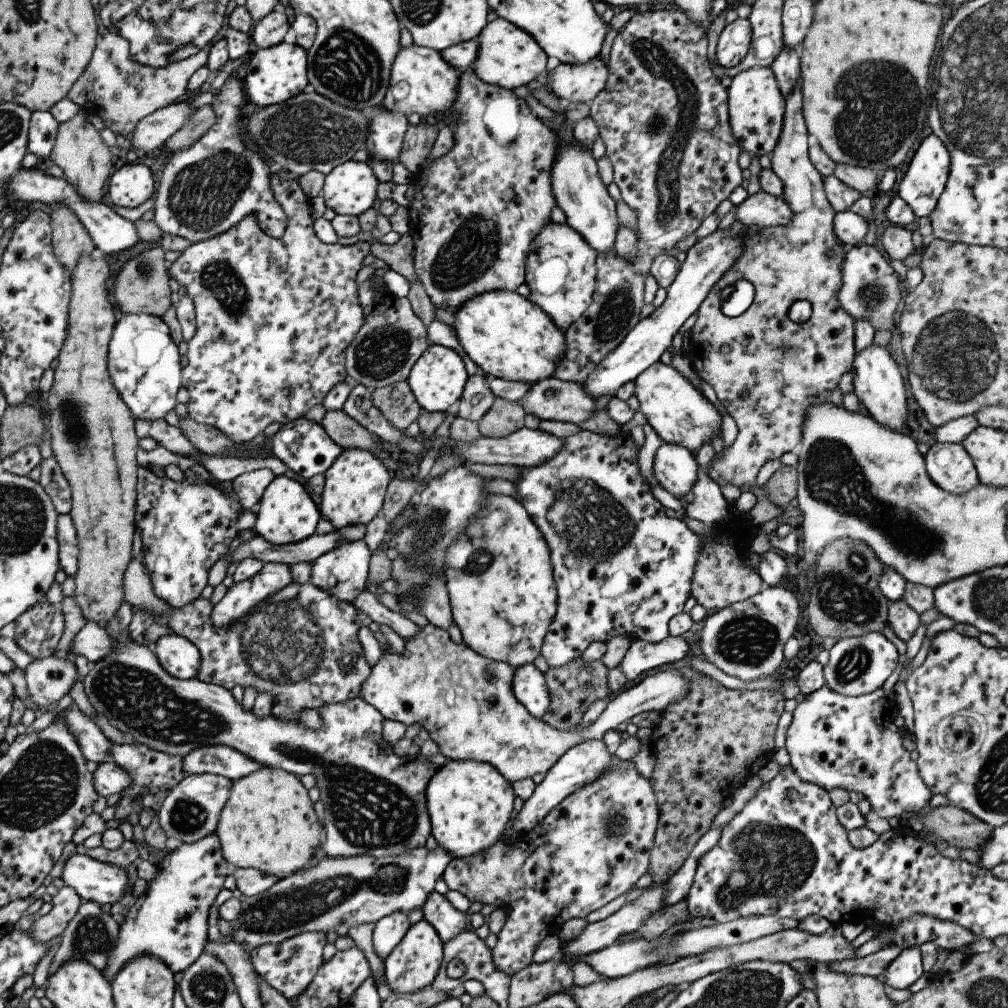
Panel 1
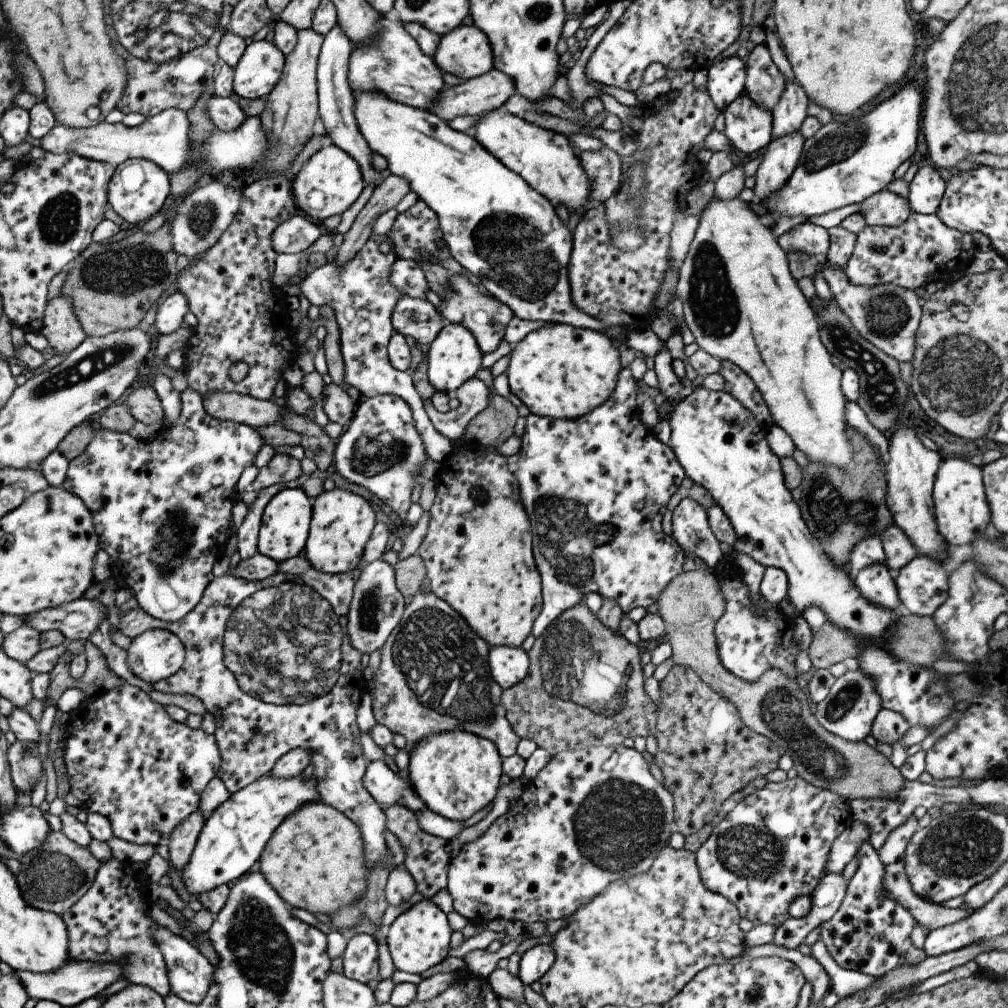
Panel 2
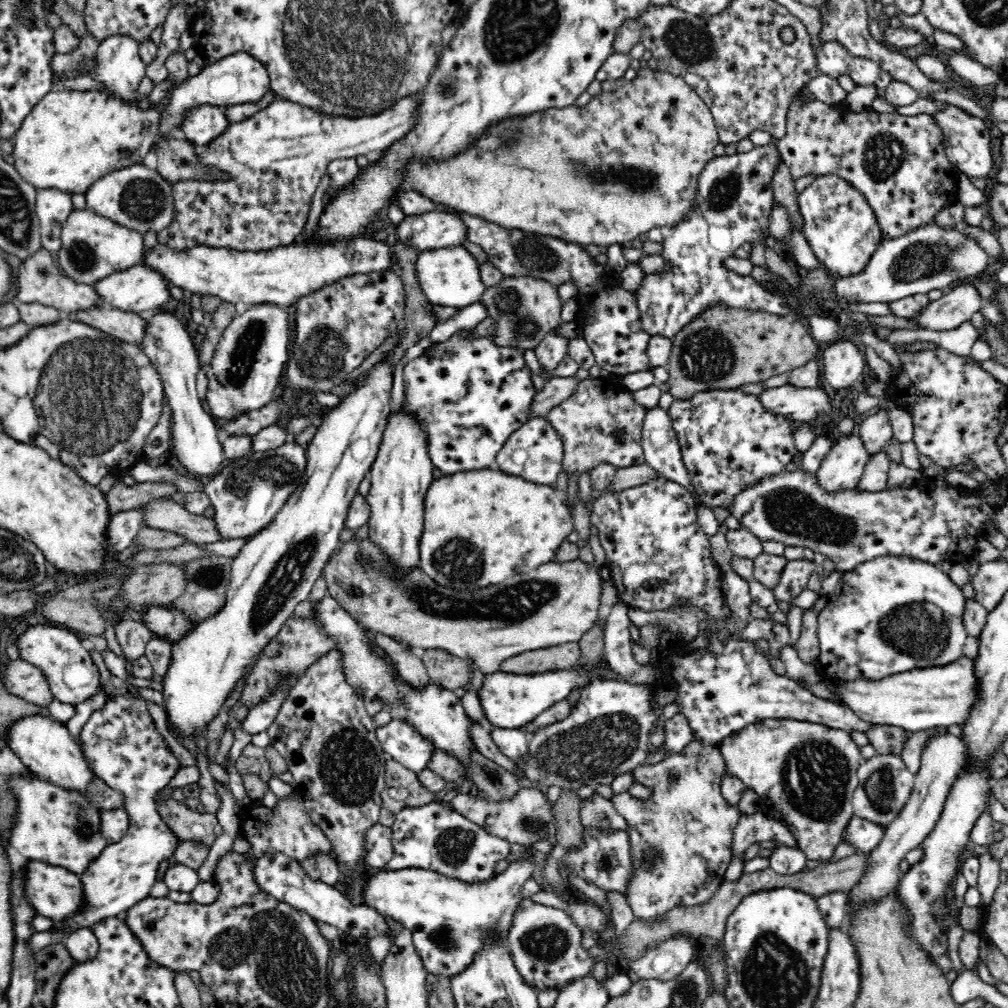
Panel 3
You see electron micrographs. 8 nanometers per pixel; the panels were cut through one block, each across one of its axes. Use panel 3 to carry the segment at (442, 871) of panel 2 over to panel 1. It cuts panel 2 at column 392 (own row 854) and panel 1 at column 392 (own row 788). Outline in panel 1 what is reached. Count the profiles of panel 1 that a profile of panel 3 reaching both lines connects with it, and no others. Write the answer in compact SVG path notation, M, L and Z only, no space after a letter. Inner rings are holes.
M124 600L114 618L104 626L115 639L116 645L102 660L90 664L89 673L81 678L89 703L95 708L95 712L104 715L114 728L124 734L132 734L137 743L170 756L184 758L201 746L226 745L243 752L263 766L282 769L297 774L299 778L303 774L314 774L316 784L321 790L319 799L325 806L322 842L325 856L372 855L374 858L382 858L425 846L431 835L426 787L438 768L427 763L427 758L421 754L396 756L392 751L393 746L382 737L382 721L385 718L374 706L361 697L332 706L324 705L318 709L324 726L315 731L306 727L300 720L280 721L271 714L258 717L252 711L245 712L226 688L202 682L196 677L180 679L162 668L150 645L130 637L128 626L134 614L133 606Z

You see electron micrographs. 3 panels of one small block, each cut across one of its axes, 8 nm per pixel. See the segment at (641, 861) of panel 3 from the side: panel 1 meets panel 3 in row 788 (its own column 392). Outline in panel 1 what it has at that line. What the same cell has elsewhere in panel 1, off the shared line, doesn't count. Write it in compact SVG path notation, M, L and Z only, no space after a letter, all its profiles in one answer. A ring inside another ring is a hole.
M373 624L372 632L382 644L382 654L371 668L371 673L361 686L361 698L371 704L388 720L397 720L407 727L420 724L428 731L428 736L439 748L439 753L452 760L475 760L491 764L510 784L534 776L537 772L547 773L557 760L573 746L592 739L603 739L604 733L616 728L621 722L630 720L640 712L662 712L671 702L680 700L688 691L688 685L680 670L658 672L647 676L639 684L630 686L613 700L607 701L607 707L600 717L588 728L572 727L567 731L559 731L542 719L537 719L524 708L513 693L514 668L509 664L495 661L480 653L474 652L464 643L457 644L450 639L448 631L426 624L423 629L405 640L403 653L392 653L389 644L381 635L379 626Z

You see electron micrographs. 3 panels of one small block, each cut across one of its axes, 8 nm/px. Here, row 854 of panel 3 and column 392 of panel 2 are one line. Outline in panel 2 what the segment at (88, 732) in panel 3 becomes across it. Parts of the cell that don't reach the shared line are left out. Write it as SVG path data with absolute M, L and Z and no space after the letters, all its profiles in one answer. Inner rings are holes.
M354 91L355 106L353 113L357 122L358 130L367 140L372 152L378 152L386 158L388 168L395 175L401 176L410 182L410 188L417 193L419 200L424 201L438 216L439 225L443 232L444 240L447 242L447 248L452 255L452 258L459 262L466 270L469 270L480 278L479 286L489 290L492 297L498 299L501 303L509 306L512 312L522 320L544 320L555 323L564 323L572 325L576 328L592 329L606 334L607 324L600 319L584 314L581 310L575 308L568 278L568 263L573 249L573 235L570 230L558 218L556 211L549 200L546 200L539 192L536 192L521 176L516 172L512 172L506 168L495 156L492 156L469 132L461 133L453 130L448 121L434 114L432 111L411 107L410 105L399 103L392 100L380 91Z

